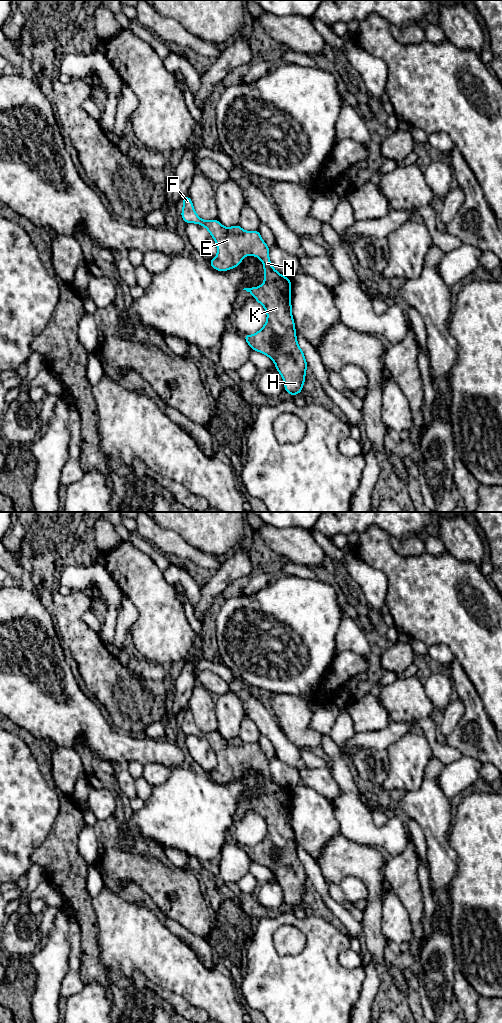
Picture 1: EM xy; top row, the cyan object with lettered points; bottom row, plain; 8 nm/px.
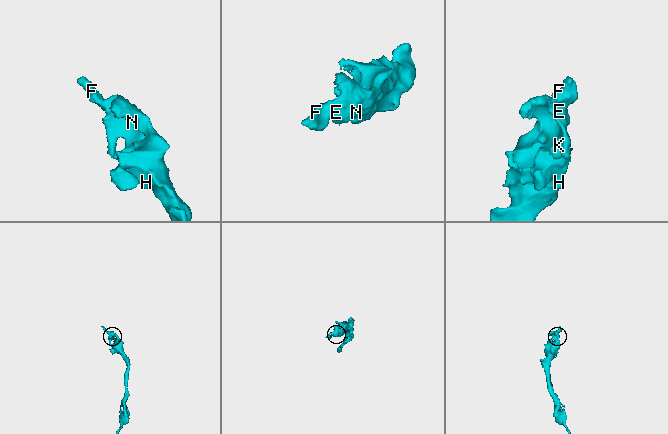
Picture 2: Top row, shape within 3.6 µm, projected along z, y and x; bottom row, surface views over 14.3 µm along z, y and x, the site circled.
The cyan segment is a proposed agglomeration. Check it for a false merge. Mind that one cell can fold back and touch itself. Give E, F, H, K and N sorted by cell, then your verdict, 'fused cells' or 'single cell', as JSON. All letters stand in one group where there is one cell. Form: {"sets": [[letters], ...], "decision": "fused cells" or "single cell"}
{"sets": [["E", "F", "H", "K", "N"]], "decision": "single cell"}

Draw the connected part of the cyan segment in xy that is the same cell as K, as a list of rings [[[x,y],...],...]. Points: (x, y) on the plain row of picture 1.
[[[188,707],[183,710],[183,721],[181,729],[185,735],[196,735],[204,738],[217,757],[216,770],[210,772],[210,777],[218,783],[227,783],[239,778],[242,770],[252,767],[258,769],[263,774],[264,795],[259,799],[244,800],[251,805],[267,824],[265,837],[255,846],[243,847],[244,851],[252,862],[256,862],[272,871],[275,875],[276,882],[281,886],[284,892],[285,903],[296,908],[303,902],[307,874],[303,863],[297,855],[295,835],[292,829],[291,818],[291,791],[277,784],[270,774],[270,760],[261,750],[259,742],[244,743],[239,736],[225,740],[218,731],[205,733],[195,724],[193,714]]]

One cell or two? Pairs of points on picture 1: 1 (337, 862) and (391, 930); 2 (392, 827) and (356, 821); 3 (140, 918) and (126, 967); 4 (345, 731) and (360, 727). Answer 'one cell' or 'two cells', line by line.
1: two cells
2: one cell
3: one cell
4: two cells

